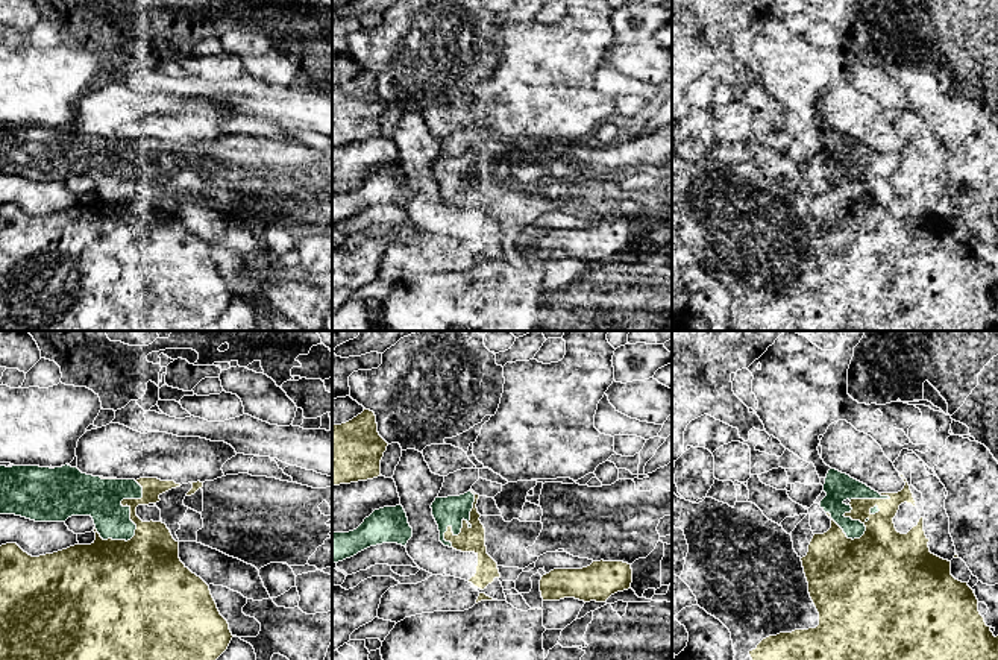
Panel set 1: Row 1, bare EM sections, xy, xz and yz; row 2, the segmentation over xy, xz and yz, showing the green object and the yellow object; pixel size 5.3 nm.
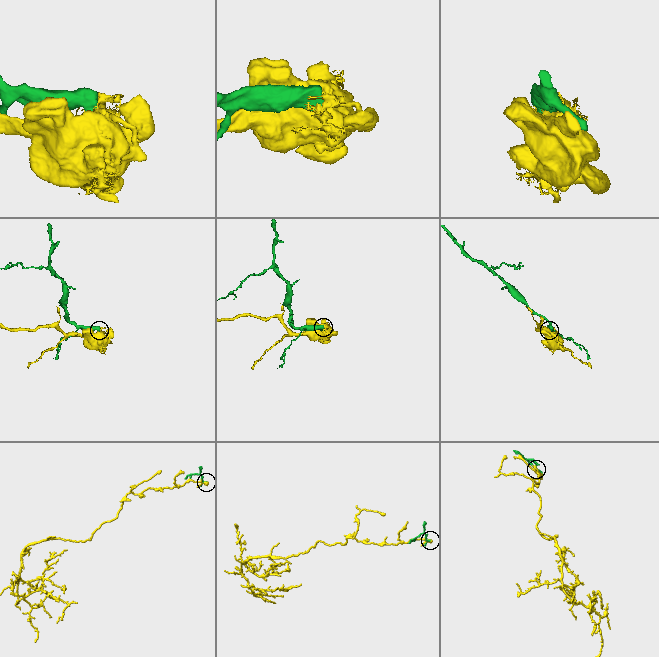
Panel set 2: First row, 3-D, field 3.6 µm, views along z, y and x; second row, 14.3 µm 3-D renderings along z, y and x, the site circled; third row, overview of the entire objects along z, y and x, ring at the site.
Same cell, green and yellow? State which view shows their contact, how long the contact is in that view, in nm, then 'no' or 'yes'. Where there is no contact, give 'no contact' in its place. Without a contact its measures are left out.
xy | 360 nm | no

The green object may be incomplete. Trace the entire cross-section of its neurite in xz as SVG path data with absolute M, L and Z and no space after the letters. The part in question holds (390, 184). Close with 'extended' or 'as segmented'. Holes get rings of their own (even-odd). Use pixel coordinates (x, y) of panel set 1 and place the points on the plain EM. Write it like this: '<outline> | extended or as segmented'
M384 167L375 170L356 190L332 193L332 223L343 222L382 203L406 206L411 197L413 188L408 184L403 167Z | as segmented

